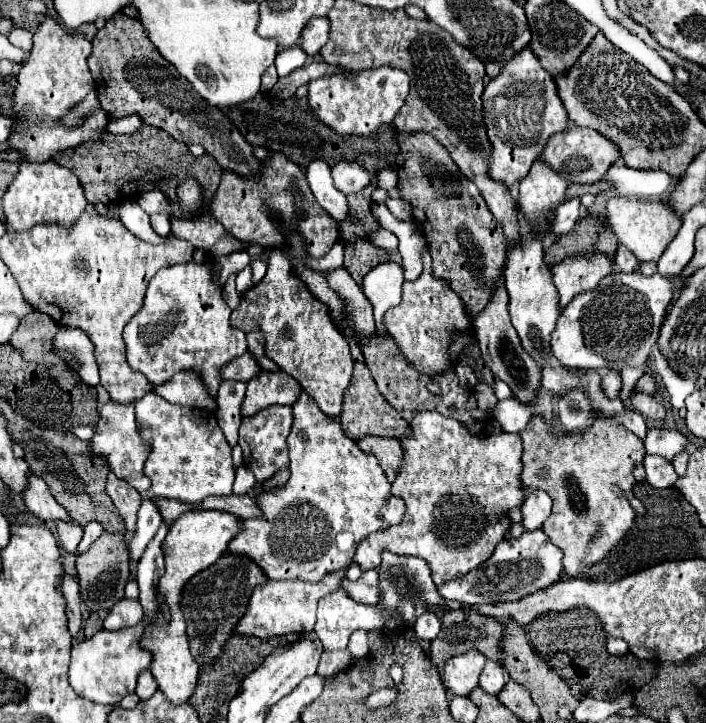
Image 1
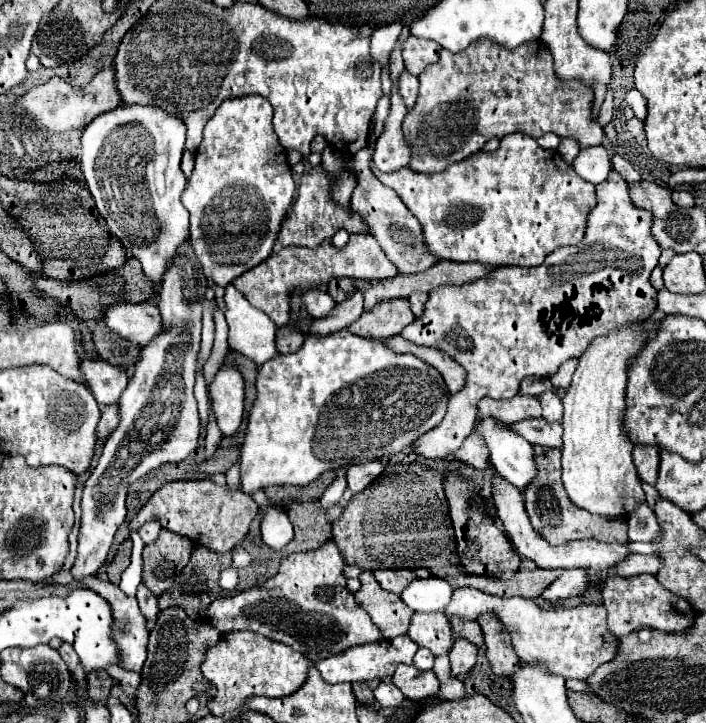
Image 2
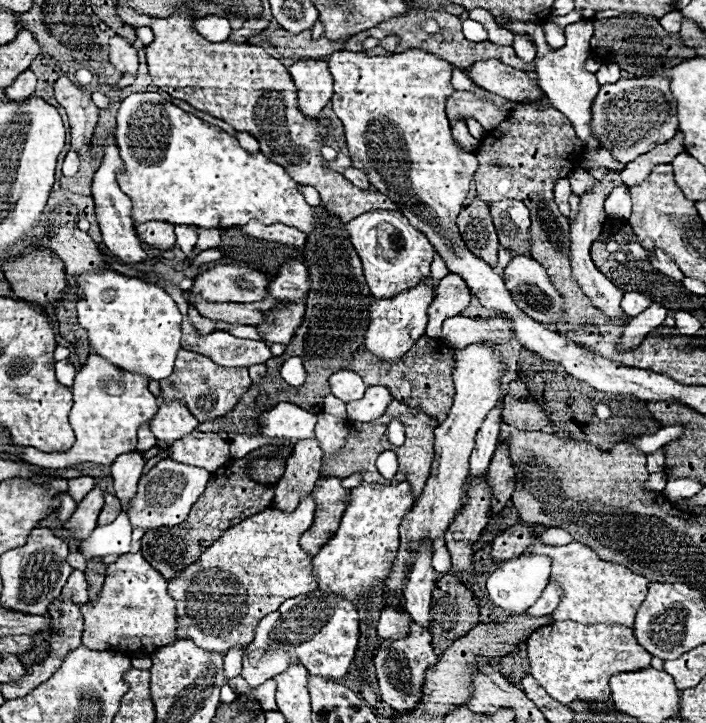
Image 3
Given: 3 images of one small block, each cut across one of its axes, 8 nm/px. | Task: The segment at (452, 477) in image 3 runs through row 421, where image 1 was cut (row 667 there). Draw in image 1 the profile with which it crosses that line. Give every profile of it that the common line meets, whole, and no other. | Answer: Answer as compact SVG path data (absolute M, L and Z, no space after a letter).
M468 650L446 662L442 672L442 682L450 694L468 696L472 688L478 686L478 676L486 664L486 656L478 650Z

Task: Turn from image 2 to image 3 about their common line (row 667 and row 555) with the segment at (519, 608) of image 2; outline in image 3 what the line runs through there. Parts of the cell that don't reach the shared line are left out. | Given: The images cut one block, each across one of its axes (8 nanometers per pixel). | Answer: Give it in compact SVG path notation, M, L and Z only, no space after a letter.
M534 538L526 552L552 558L550 582L562 586L562 600L550 614L554 622L572 620L582 624L622 624L628 628L634 626L636 606L644 602L650 580L628 570L626 566L602 560L590 546L580 542L570 542L564 546L548 546L542 544L538 538Z

